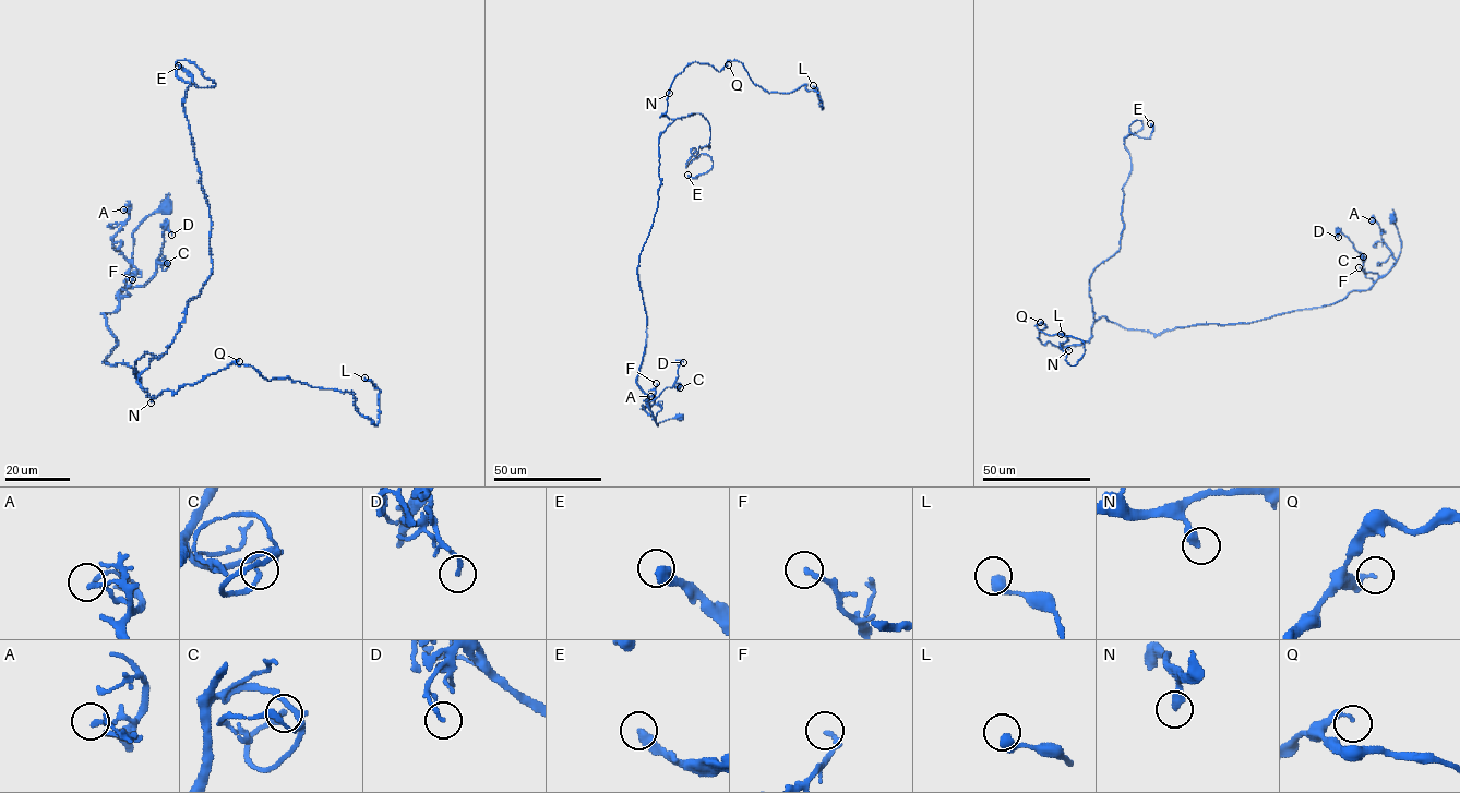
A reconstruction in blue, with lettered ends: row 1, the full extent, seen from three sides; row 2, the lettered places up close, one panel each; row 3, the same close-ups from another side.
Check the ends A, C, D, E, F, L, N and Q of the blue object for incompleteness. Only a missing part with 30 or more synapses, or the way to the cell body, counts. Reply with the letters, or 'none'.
none

